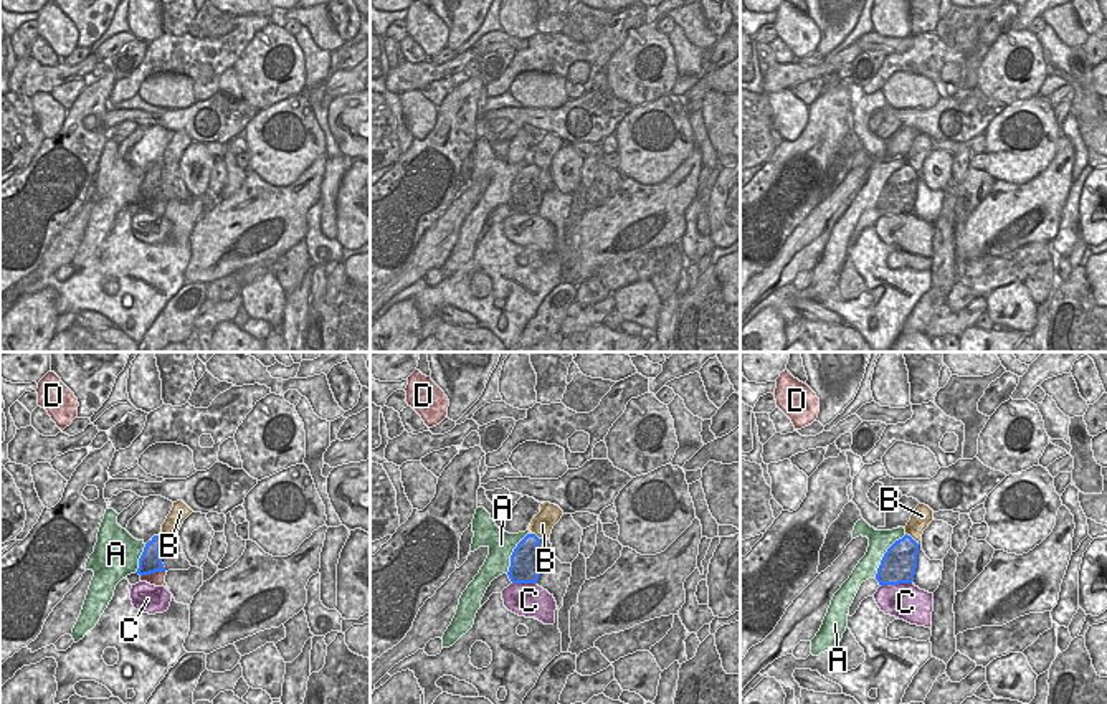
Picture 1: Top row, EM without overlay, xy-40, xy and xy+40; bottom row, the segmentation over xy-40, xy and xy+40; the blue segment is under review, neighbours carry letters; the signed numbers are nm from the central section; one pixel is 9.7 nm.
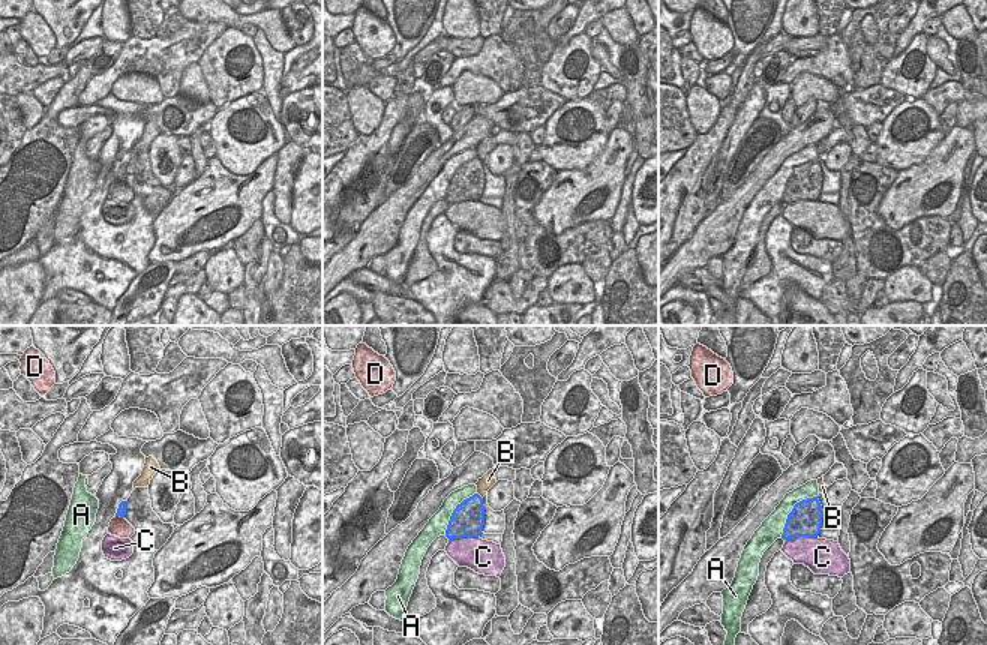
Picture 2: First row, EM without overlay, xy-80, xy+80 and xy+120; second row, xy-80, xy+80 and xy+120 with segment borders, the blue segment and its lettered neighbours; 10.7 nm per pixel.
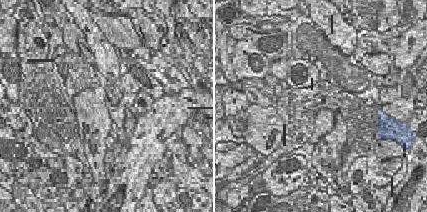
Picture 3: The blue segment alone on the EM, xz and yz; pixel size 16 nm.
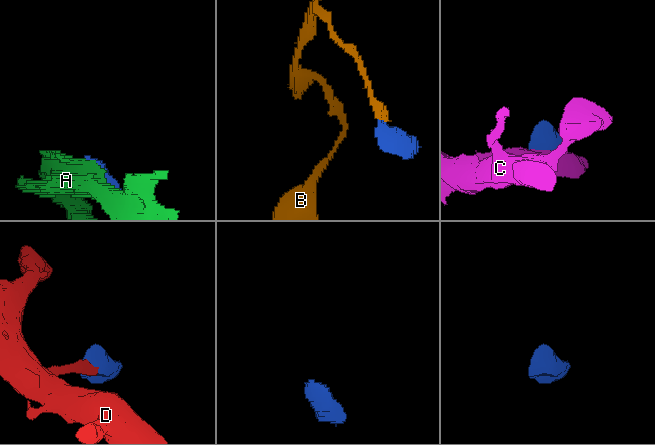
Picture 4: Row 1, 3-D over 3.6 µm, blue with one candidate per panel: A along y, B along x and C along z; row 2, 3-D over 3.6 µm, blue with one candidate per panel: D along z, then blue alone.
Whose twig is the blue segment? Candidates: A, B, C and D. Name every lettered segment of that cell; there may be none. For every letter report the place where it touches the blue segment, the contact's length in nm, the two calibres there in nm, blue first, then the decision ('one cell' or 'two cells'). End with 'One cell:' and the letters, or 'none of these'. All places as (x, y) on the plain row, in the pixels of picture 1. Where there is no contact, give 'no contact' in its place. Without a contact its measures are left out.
A: contact xy+40 (884, 184); length 550 nm; calibres 340 and 220 nm; two cells
B: contact xy+40 (911, 167); length 150 nm; calibres 320 and 200 nm; one cell
C: contact xy+40 (896, 214); length 300 nm; calibres 340 and 360 nm; two cells
D: contact xy-40 (152, 202); length 240 nm; calibres 220 and 140 nm; two cells
One cell: B

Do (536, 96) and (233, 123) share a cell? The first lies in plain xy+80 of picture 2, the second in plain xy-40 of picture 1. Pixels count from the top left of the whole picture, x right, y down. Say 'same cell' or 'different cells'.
same cell

